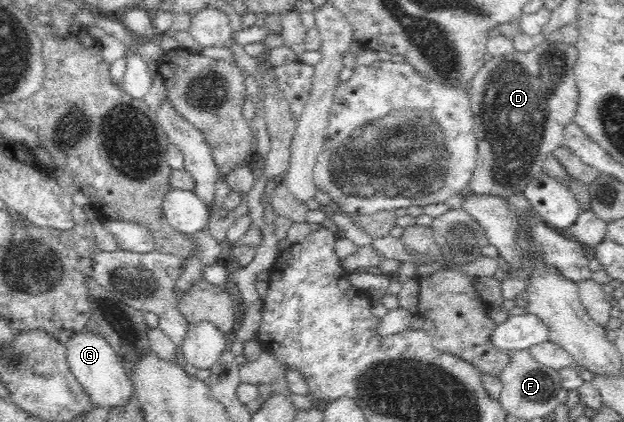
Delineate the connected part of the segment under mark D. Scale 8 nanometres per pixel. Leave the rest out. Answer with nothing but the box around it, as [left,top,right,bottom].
[458,39,579,198]

